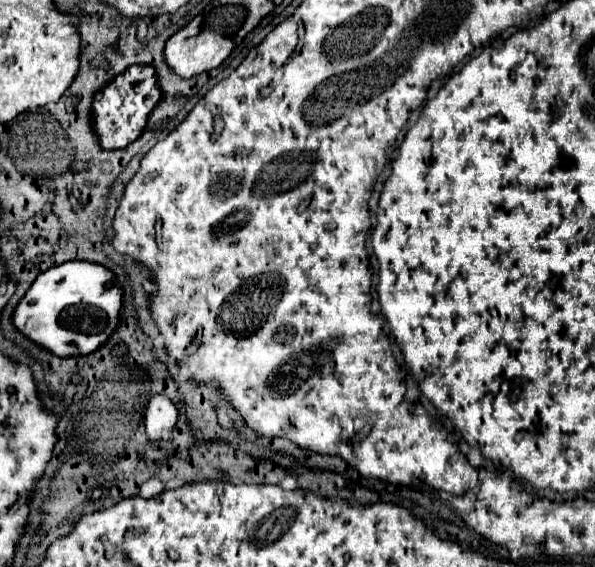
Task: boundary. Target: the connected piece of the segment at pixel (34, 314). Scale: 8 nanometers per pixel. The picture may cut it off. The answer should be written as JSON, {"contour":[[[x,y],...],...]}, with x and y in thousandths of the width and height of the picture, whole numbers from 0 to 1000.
{"contour":[[[109,462],[69,480],[29,536],[18,571],[45,600],[92,628],[153,624],[200,575],[203,508],[190,483],[153,462]]]}

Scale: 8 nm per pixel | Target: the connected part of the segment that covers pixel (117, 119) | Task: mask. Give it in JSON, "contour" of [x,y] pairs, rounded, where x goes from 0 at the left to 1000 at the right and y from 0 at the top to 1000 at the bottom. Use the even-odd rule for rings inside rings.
{"contour":[[[217,116],[207,131],[193,134],[173,159],[156,169],[153,183],[153,226],[173,265],[213,261],[227,250],[247,215],[250,198],[271,173],[261,123],[254,116]]]}

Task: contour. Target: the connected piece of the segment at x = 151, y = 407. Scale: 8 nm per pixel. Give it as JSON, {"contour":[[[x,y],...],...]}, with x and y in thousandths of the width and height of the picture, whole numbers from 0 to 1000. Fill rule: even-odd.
{"contour":[[[257,695],[250,702],[247,723],[244,723],[244,762],[254,780],[264,780],[277,769],[284,769],[287,755],[297,744],[297,720],[294,713],[271,695]]]}

